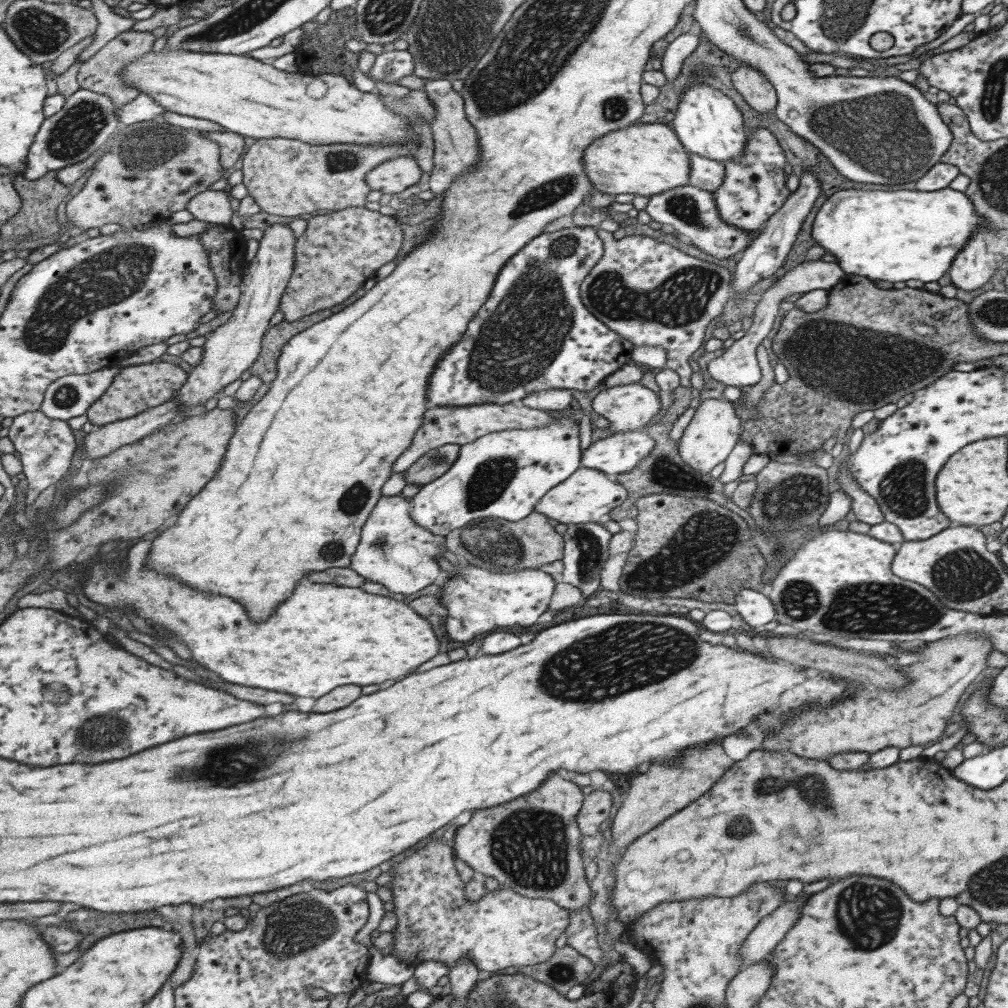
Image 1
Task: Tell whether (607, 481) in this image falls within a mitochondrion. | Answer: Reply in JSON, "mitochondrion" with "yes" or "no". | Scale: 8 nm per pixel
{"mitochondrion":"no"}

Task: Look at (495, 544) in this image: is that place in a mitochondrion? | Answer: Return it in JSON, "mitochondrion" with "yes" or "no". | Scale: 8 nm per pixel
{"mitochondrion":"yes"}

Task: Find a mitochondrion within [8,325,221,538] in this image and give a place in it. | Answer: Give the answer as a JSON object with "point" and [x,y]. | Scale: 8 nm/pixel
{"point":[66,396]}

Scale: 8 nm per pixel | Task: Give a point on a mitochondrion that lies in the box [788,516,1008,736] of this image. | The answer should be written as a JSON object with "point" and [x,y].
{"point":[963,575]}

